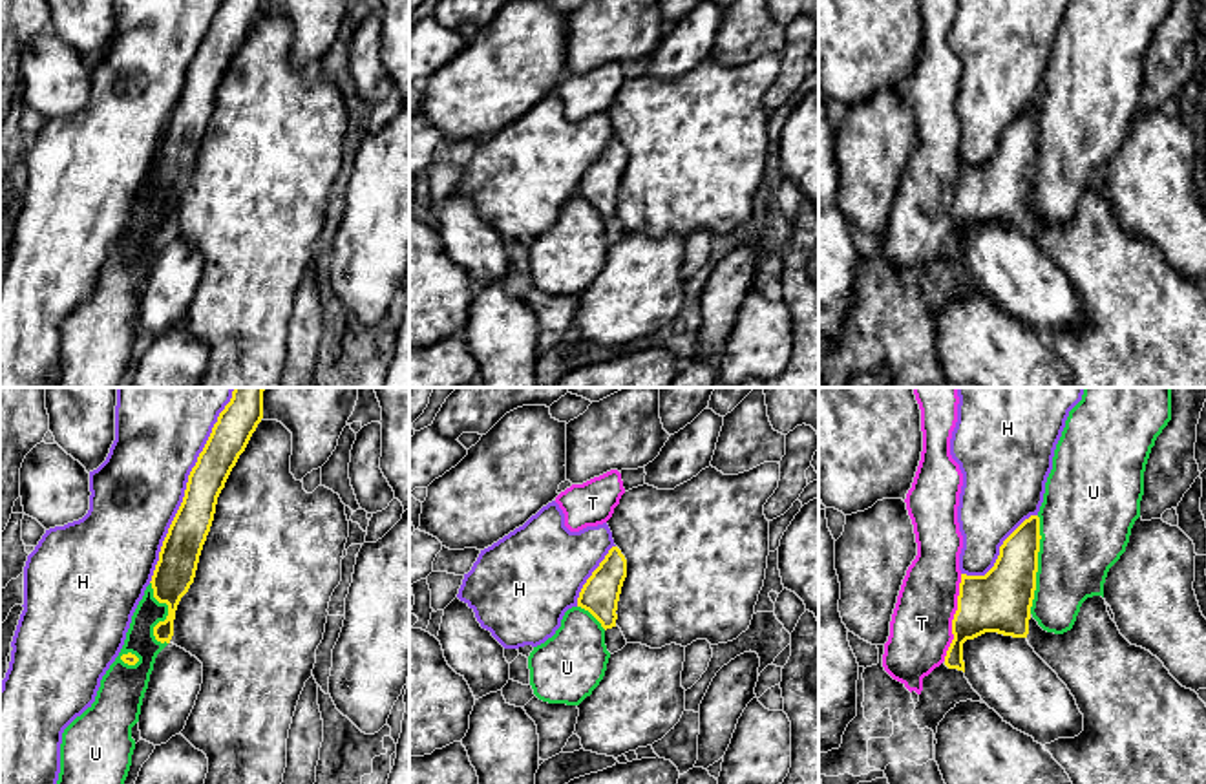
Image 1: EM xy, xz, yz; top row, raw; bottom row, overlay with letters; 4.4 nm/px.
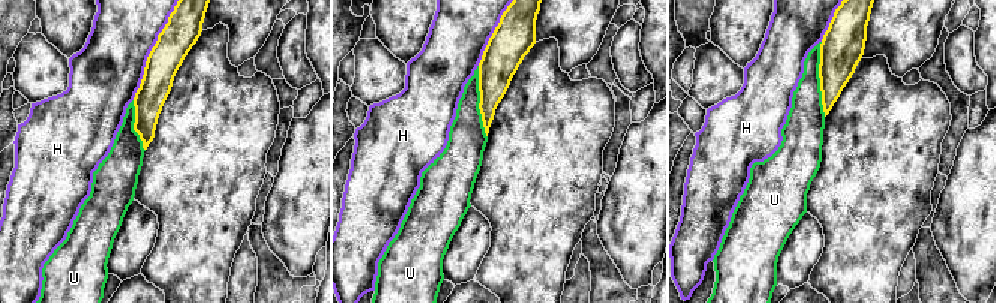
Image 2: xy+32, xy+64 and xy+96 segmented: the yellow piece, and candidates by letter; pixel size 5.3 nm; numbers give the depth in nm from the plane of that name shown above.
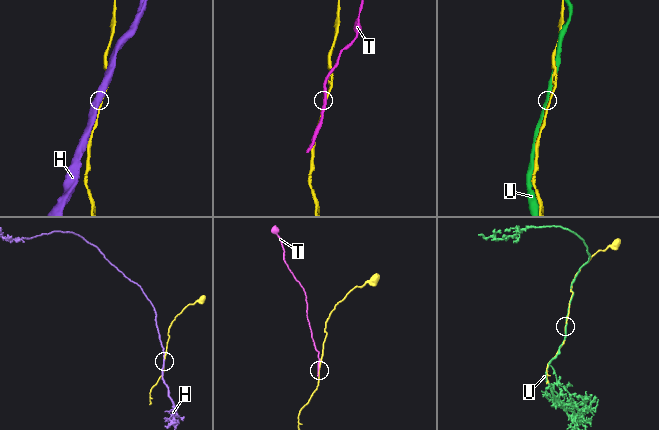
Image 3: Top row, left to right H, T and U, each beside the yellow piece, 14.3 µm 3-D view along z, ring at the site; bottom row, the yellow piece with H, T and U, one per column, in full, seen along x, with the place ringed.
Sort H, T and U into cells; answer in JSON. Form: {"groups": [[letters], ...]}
{"groups": [["H", "T"], ["U"]]}

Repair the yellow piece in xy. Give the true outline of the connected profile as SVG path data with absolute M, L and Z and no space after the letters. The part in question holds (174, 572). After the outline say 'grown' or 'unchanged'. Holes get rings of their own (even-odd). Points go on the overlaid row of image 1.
M234 387L230 402L219 413L217 422L214 424L212 433L188 475L183 503L163 541L159 561L150 581L153 598L159 603L168 605L166 620L153 627L153 636L161 643L170 643L174 636L175 610L181 598L194 583L199 556L214 521L217 497L225 488L225 482L239 455L245 451L252 433L263 418L263 391L265 387Z; unchanged

